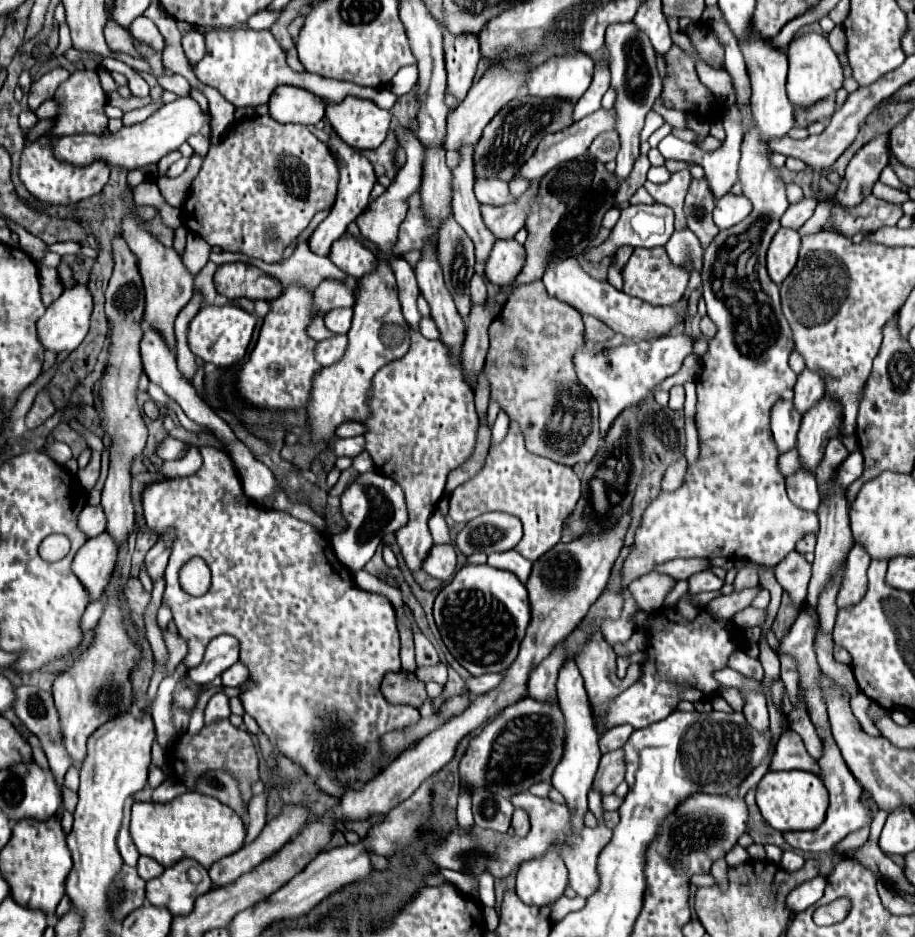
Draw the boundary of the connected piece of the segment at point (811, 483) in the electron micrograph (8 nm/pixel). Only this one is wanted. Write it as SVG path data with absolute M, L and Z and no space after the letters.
M799 469L791 477L787 477L785 483L787 483L787 495L797 507L801 507L805 511L813 511L813 513L819 511L821 495L819 495L819 489L817 489L815 475Z

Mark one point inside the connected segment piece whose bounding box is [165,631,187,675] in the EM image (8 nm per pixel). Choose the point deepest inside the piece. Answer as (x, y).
(177, 649)

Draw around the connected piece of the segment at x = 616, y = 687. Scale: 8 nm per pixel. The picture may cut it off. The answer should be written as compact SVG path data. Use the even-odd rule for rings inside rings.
M595 637L587 649L583 649L583 657L579 657L579 671L585 679L585 689L589 693L589 701L599 725L609 711L609 703L619 697L627 687L639 681L643 669L631 664L624 678L619 679L615 673L615 651L607 645L603 637ZM633 671L633 679L632 679Z

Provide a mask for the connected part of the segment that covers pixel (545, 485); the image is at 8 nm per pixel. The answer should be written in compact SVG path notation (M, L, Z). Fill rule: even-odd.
M511 423L505 441L499 447L489 449L485 467L451 493L449 515L457 523L469 523L485 511L503 511L519 517L525 535L515 549L525 559L537 561L543 553L547 553L547 549L553 549L559 543L565 517L579 501L579 487L581 481L571 467L529 453L523 445L519 427Z

